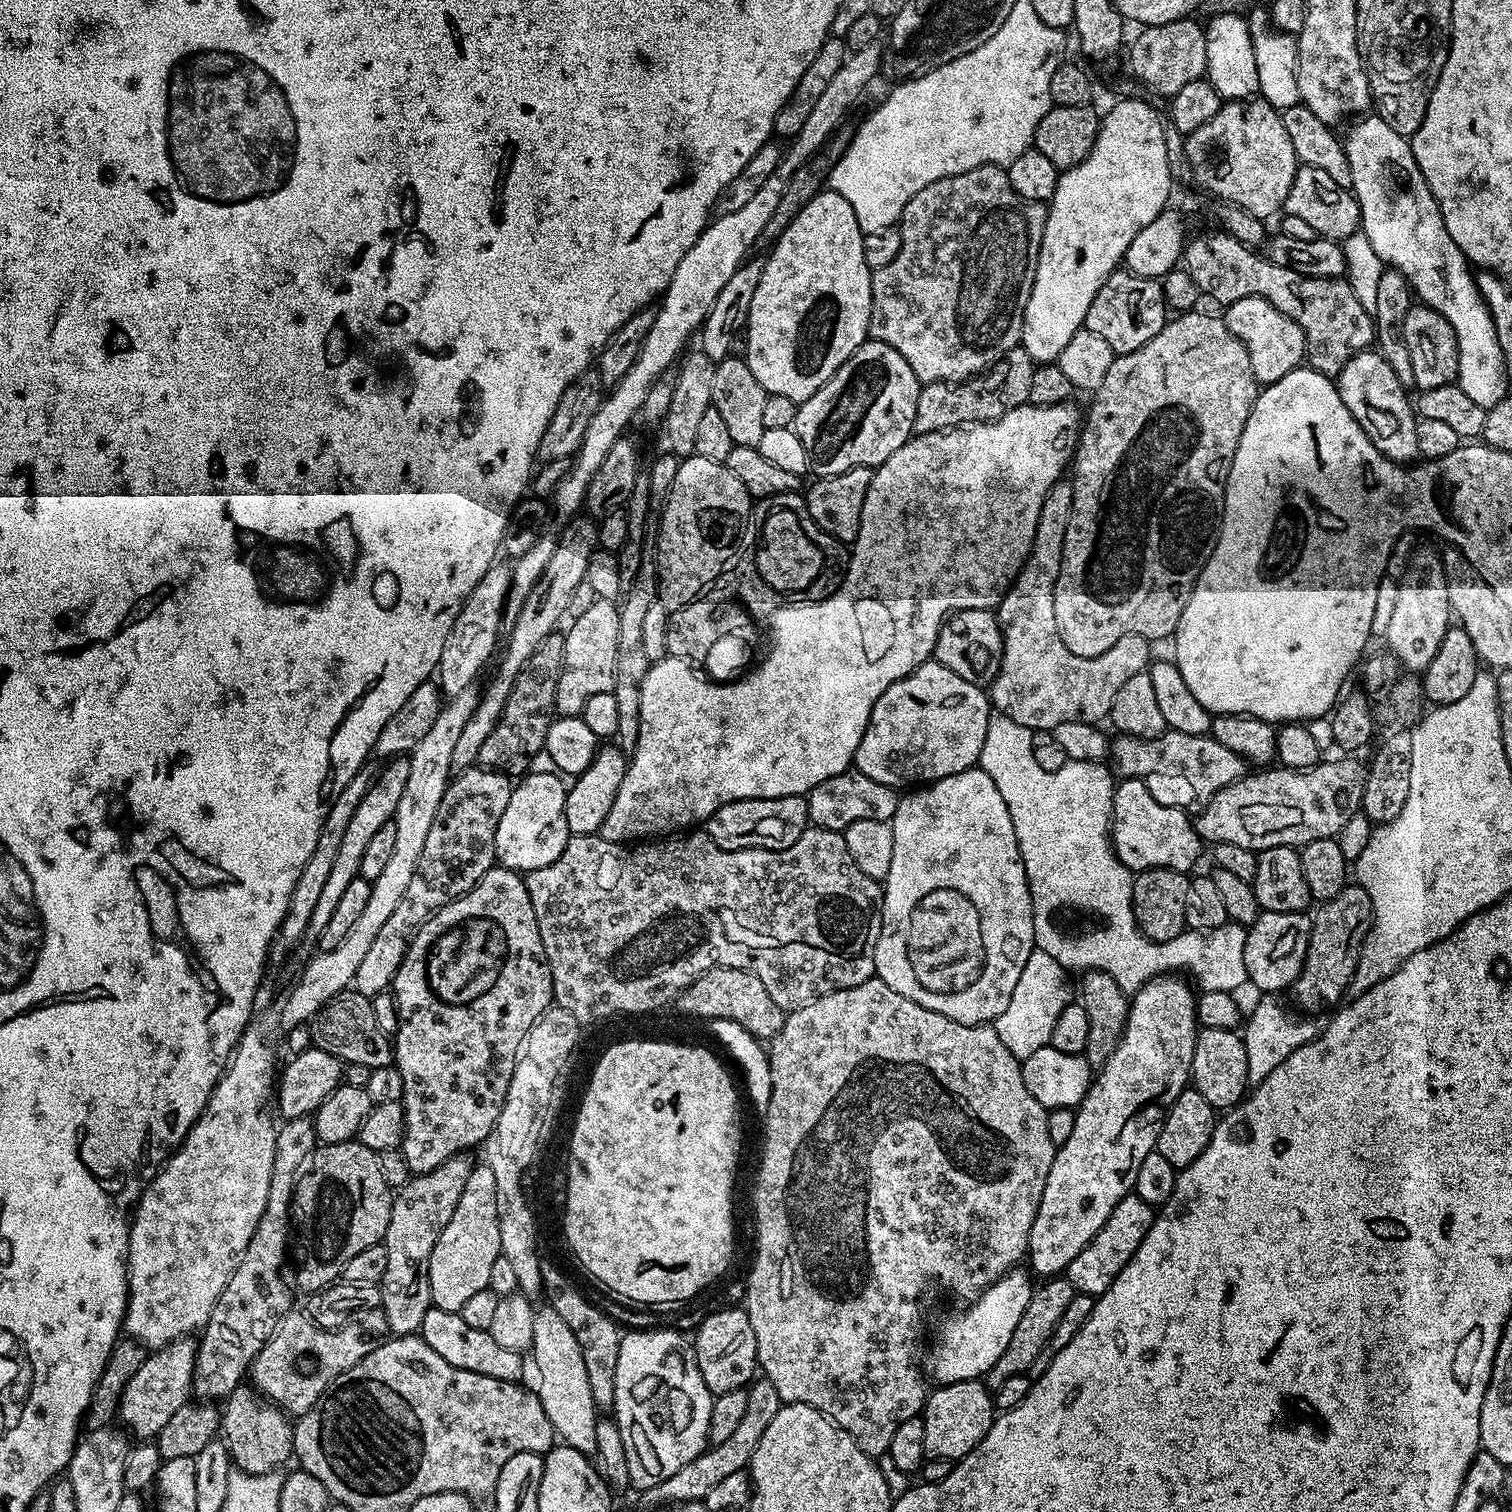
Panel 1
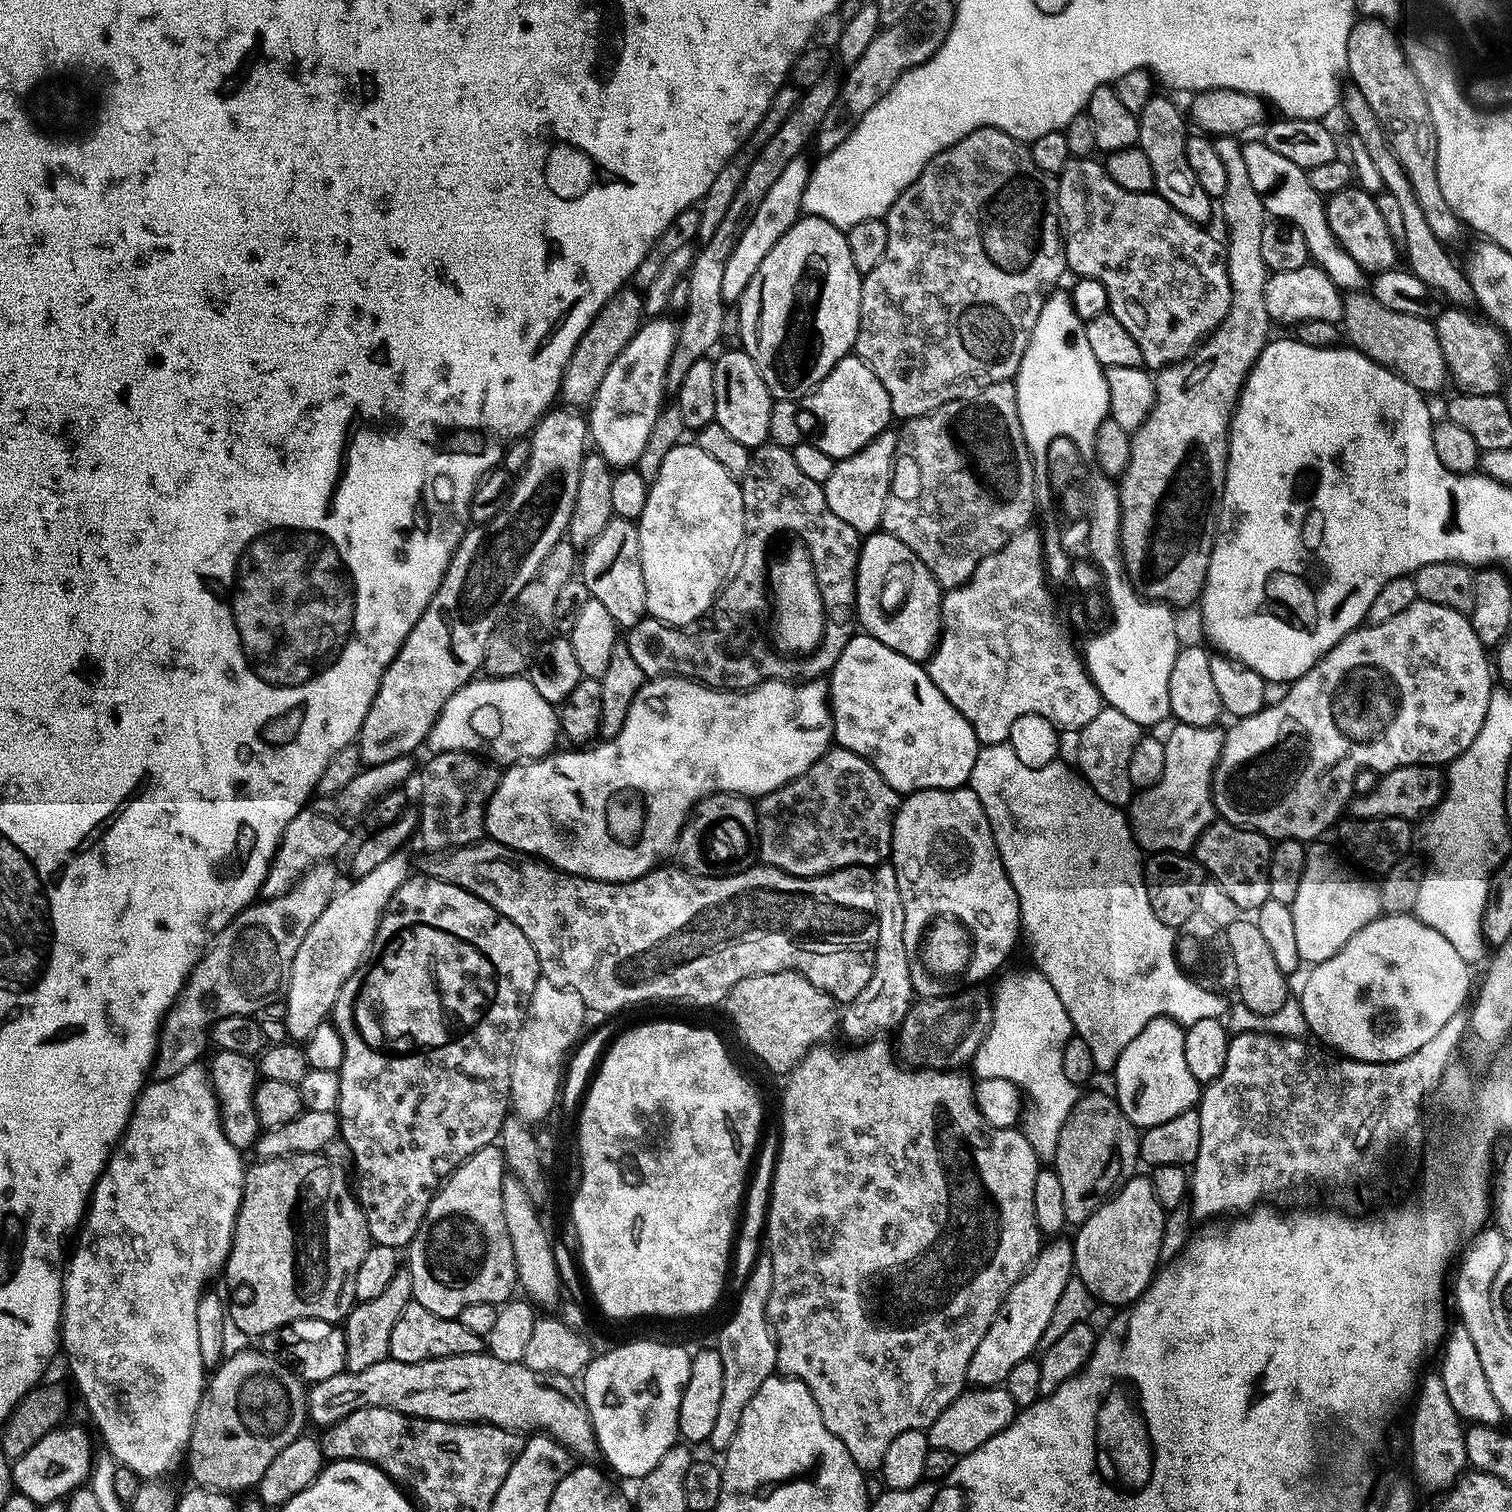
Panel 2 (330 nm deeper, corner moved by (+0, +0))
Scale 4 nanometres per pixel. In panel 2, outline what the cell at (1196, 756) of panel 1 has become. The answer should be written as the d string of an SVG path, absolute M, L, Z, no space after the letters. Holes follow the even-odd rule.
M1417 598L1402 614L1394 614L1386 622L1378 625L1386 639L1392 640L1395 636L1404 636L1408 628L1429 628L1432 633L1429 636L1416 636L1412 644L1405 648L1376 648L1376 640L1368 636L1369 629L1358 626L1353 632L1348 632L1340 639L1321 660L1314 665L1309 672L1302 674L1297 680L1288 684L1288 693L1282 702L1267 705L1258 714L1250 714L1250 718L1236 720L1232 729L1224 732L1224 741L1220 756L1216 760L1216 768L1212 771L1212 807L1215 815L1221 820L1227 820L1230 824L1237 824L1239 828L1253 828L1263 836L1278 840L1298 840L1301 842L1316 842L1332 823L1335 825L1341 819L1340 811L1345 811L1346 805L1353 799L1352 783L1355 775L1363 768L1376 771L1379 774L1388 772L1391 768L1401 768L1411 764L1425 766L1444 766L1456 759L1474 742L1478 736L1478 730L1482 730L1482 722L1486 718L1486 710L1490 706L1490 694L1494 687L1494 668L1490 663L1490 656L1478 634L1474 632L1469 617L1458 610L1450 610L1446 606L1438 606L1429 600Z

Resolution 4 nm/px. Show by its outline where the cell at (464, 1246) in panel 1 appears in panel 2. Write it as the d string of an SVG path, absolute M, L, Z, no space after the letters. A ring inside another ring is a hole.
M495 1143L487 1144L482 1150L466 1158L466 1162L459 1164L432 1195L432 1201L418 1226L416 1237L406 1248L406 1270L412 1279L413 1301L426 1306L430 1314L442 1318L456 1318L462 1310L466 1310L466 1306L474 1306L474 1302L499 1306L513 1295L517 1287L516 1267L510 1236L506 1234L506 1218L502 1206L502 1182L505 1175L503 1147Z

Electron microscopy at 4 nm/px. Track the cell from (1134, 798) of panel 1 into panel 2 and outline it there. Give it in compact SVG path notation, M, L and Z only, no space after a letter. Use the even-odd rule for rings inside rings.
M1177 723L1175 727L1164 740L1166 766L1162 770L1162 779L1153 788L1143 789L1130 804L1132 835L1141 849L1149 848L1147 851L1152 854L1184 854L1195 849L1196 839L1214 820L1212 771L1216 768L1216 760L1222 750L1224 732L1216 726L1195 728Z

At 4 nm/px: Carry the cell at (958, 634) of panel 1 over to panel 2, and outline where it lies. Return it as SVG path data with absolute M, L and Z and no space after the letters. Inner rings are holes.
M877 530L863 537L856 561L855 619L867 635L882 642L882 646L890 646L890 650L906 658L917 662L927 661L935 652L940 639L941 599L942 589L932 577L928 567L915 559L901 540L883 530Z

